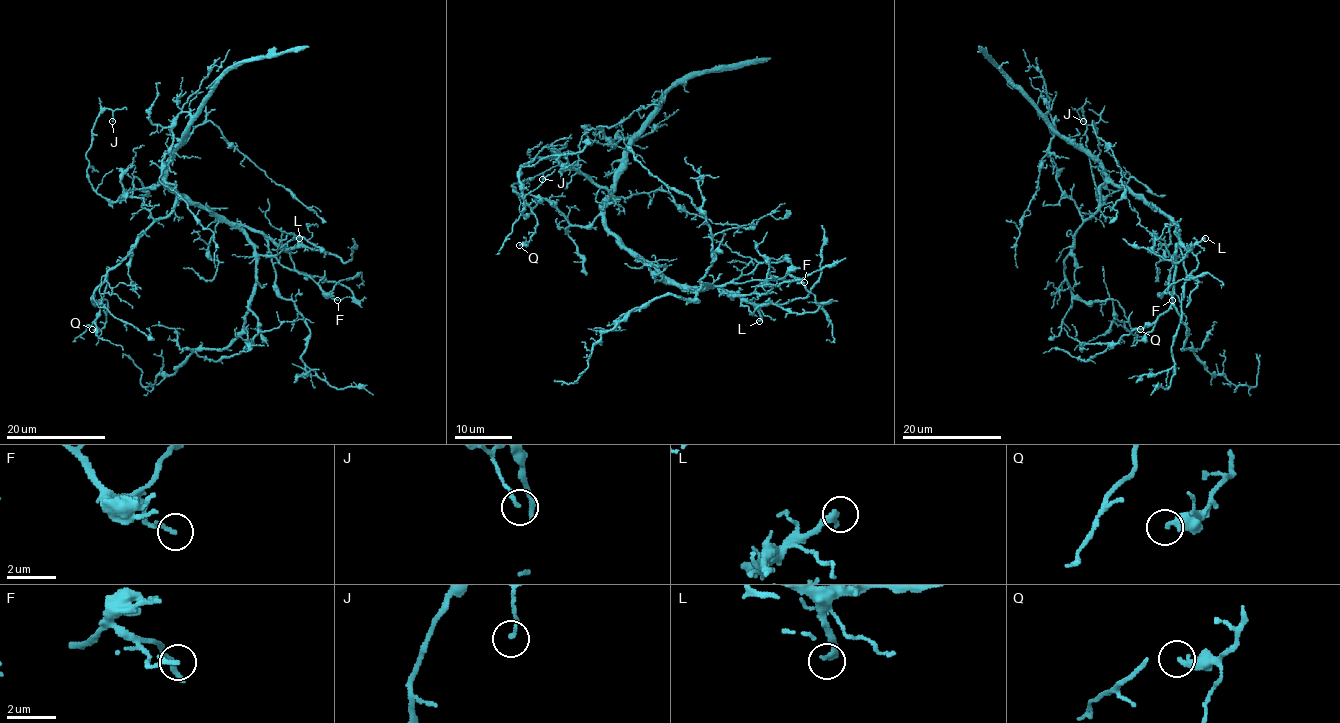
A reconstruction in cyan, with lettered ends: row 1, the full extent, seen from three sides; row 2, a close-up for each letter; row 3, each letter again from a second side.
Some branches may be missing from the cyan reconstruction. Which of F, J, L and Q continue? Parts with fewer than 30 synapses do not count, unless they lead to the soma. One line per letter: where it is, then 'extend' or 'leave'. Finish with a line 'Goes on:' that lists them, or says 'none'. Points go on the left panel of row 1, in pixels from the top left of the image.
F: (337, 300) | leave
J: (112, 121) | leave
L: (299, 238) | extend
Q: (92, 329) | leave
Goes on: L

